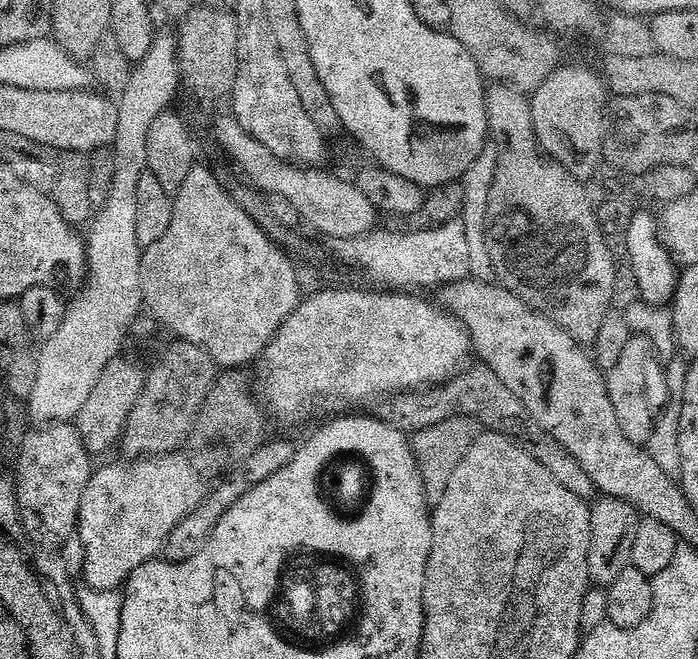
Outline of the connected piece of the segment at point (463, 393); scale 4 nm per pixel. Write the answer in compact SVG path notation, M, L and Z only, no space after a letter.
M469 367L438 388L405 392L391 397L384 406L383 419L405 434L415 434L430 426L438 426L438 422L446 422L450 418L468 416L476 421L481 429L497 436L504 436L507 440L513 440L519 444L525 452L531 454L541 464L546 474L550 474L550 478L554 478L554 482L558 482L558 486L566 486L570 494L574 494L585 502L591 501L597 495L590 474L582 470L578 458L574 458L570 450L562 447L551 434L540 427L538 421L526 410L524 403L510 390L510 386L503 384L498 374L494 374L489 368Z

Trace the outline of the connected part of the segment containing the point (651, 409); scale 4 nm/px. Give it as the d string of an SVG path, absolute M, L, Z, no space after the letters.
M633 335L630 342L626 342L626 350L614 366L612 372L607 373L606 383L610 402L614 406L614 414L618 418L618 426L622 426L622 434L630 438L630 442L647 446L650 434L654 434L654 426L664 410L665 401L662 399L662 364L658 359L656 348L644 335Z

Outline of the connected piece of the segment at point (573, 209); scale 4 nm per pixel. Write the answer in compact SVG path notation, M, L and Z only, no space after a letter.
M493 83L485 91L484 109L488 119L490 140L496 149L496 173L494 174L494 182L490 186L490 202L486 206L486 226L484 227L486 250L490 250L490 262L495 279L507 292L512 292L526 306L530 306L541 316L544 316L550 322L554 322L562 330L566 330L566 334L570 334L570 338L574 338L577 344L591 346L598 338L598 330L602 330L602 322L610 314L611 308L608 307L611 306L612 299L616 296L616 268L618 268L618 264L617 261L613 260L610 250L602 238L602 230L598 226L598 218L594 218L594 210L588 201L585 185L574 179L566 169L561 168L560 165L544 155L544 151L540 149L540 143L536 140L536 131L534 130L532 106L525 93L505 84Z

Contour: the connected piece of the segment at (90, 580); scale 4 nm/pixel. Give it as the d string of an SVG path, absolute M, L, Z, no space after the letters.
M184 450L169 456L128 458L123 462L125 464L108 464L93 471L80 507L78 540L84 543L83 583L99 592L123 589L138 566L157 559L163 553L160 551L164 544L166 548L171 541L177 526L208 499L210 489L221 479L220 464L208 452L196 452L191 456Z

